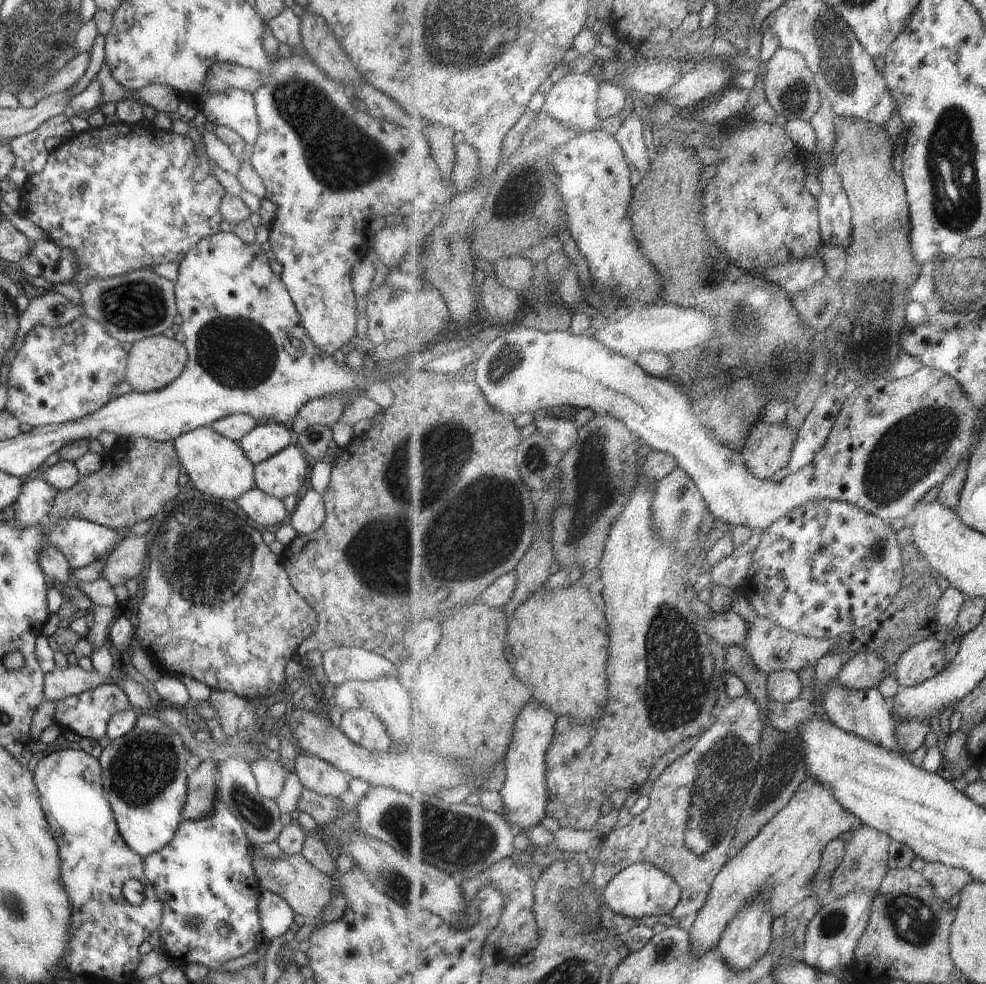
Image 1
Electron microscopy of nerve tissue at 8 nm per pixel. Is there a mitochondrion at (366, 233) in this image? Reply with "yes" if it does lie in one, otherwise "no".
no

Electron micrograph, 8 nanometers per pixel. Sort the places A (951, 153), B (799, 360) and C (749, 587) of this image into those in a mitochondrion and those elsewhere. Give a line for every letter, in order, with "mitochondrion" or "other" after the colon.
A: mitochondrion
B: mitochondrion
C: other

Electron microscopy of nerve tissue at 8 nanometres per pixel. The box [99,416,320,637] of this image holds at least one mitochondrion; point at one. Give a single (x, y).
(214, 564)

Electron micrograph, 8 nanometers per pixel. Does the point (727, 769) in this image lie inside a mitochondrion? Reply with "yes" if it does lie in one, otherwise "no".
yes

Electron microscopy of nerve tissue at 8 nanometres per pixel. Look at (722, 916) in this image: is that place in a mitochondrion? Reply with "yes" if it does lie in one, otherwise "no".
no

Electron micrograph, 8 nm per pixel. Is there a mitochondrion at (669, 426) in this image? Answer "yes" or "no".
no

